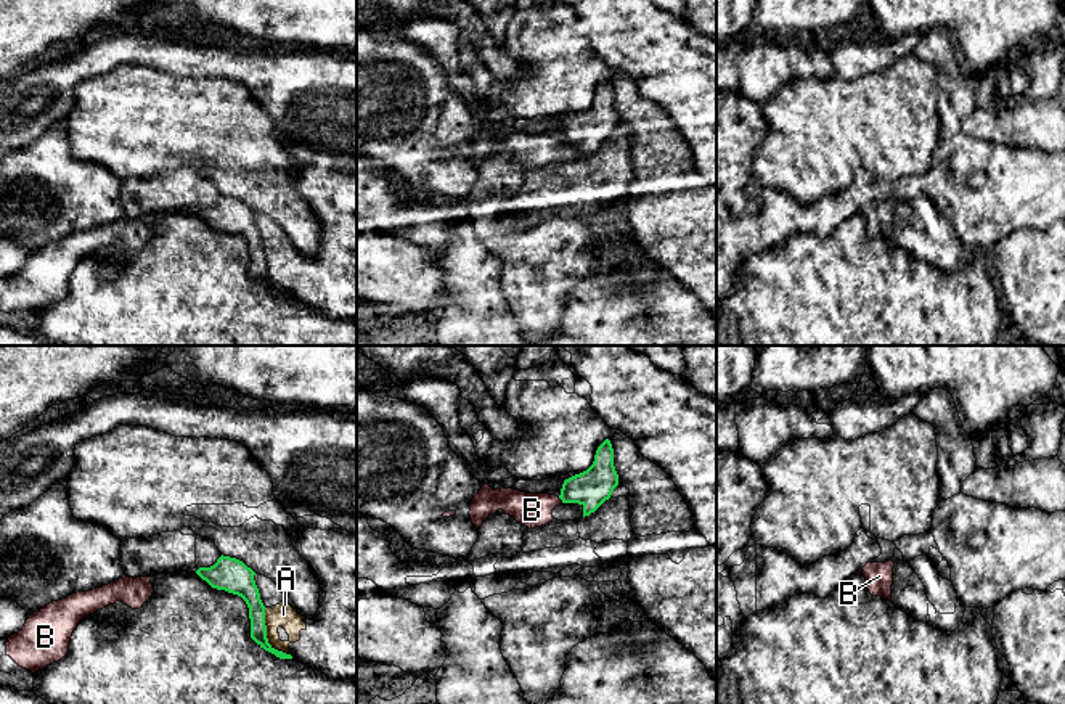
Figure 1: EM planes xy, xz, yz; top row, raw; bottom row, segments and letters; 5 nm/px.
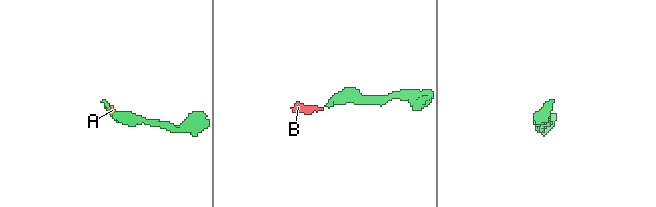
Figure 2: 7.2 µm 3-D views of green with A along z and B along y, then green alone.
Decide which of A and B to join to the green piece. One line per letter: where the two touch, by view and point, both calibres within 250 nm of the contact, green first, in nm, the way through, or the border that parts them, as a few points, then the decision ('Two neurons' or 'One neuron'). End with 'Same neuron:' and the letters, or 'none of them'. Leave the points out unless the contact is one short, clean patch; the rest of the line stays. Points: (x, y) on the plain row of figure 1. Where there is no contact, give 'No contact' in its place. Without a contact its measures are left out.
A: Touches green at xy (265, 275). Thickness 100 nm (green) against 120 nm. Boundary: xy (265, 248), (265, 277), (275, 288), (288, 294). Two neurons
B: Touches green at xz (561, 139). Thickness 190 nm (green) against 180 nm. Path across: xz (591, 127), (575, 129), (561, 139), (532, 150). One neuron
Same neuron: B

